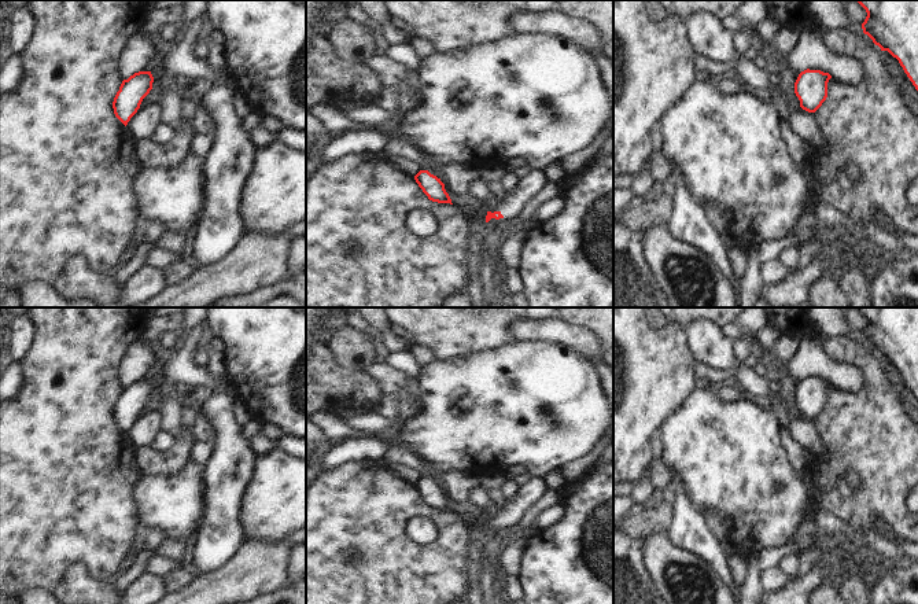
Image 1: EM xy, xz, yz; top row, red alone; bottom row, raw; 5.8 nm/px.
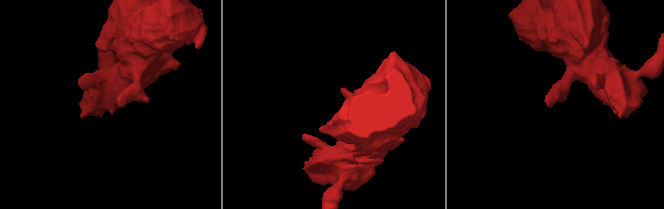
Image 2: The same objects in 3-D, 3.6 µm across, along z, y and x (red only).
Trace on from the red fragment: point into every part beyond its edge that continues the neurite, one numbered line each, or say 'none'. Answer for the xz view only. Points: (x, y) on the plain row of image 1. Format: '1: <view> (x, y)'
1: xz (528, 493)

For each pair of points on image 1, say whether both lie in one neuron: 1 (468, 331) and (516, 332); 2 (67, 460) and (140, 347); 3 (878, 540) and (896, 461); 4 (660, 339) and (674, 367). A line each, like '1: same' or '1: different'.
1: different
2: different
3: different
4: same

